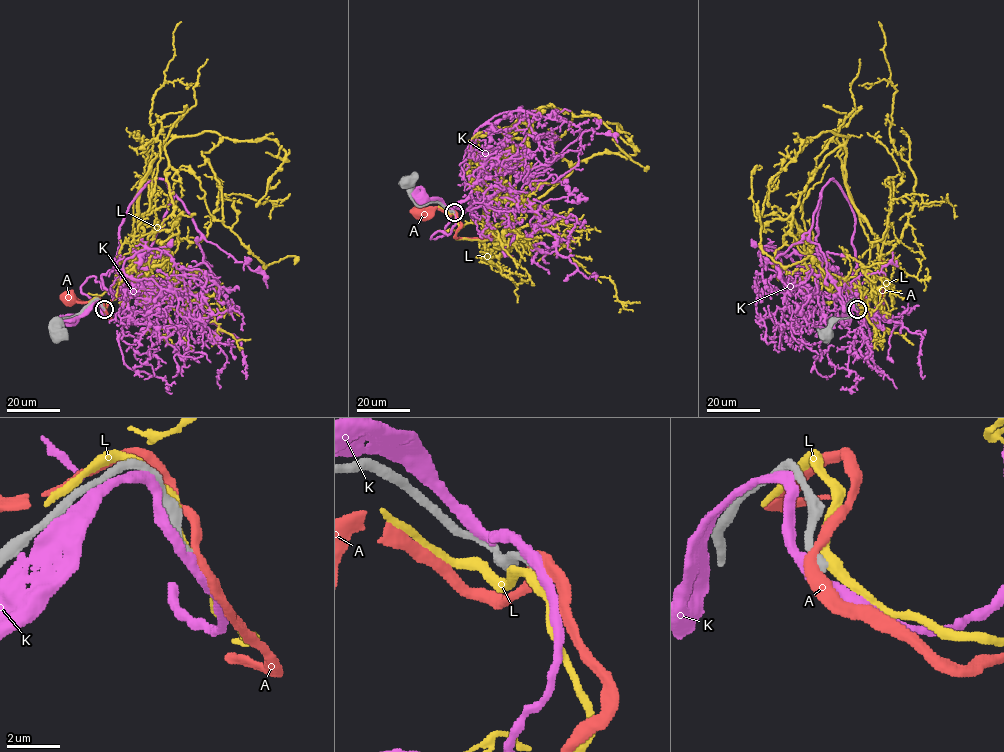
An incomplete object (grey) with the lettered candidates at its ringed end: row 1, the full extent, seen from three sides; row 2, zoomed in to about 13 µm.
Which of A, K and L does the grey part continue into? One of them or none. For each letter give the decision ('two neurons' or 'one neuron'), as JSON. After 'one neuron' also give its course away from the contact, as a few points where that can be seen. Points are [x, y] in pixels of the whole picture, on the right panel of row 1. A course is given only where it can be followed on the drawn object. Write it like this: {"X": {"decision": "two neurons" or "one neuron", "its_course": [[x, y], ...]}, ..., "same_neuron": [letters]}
{"A": {"decision": "two neurons"}, "K": {"decision": "two neurons"}, "L": {"decision": "two neurons"}, "same_neuron": []}

